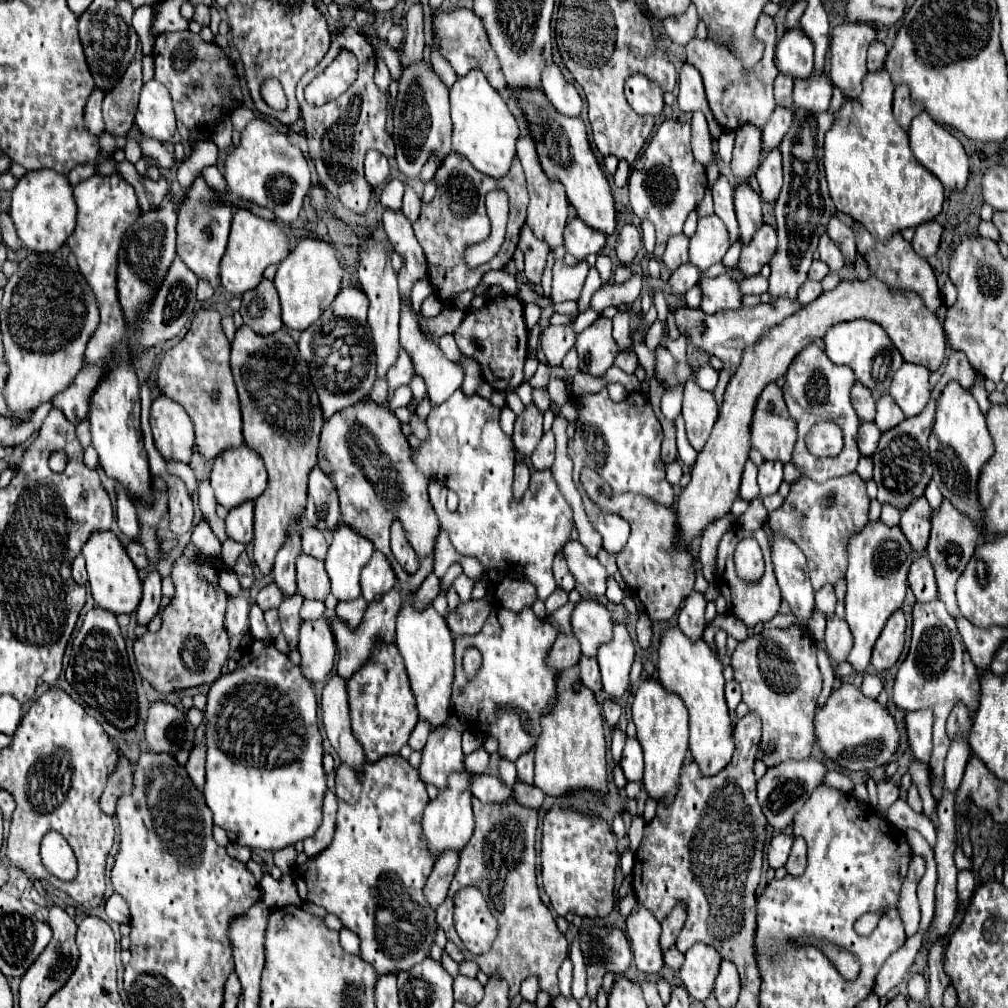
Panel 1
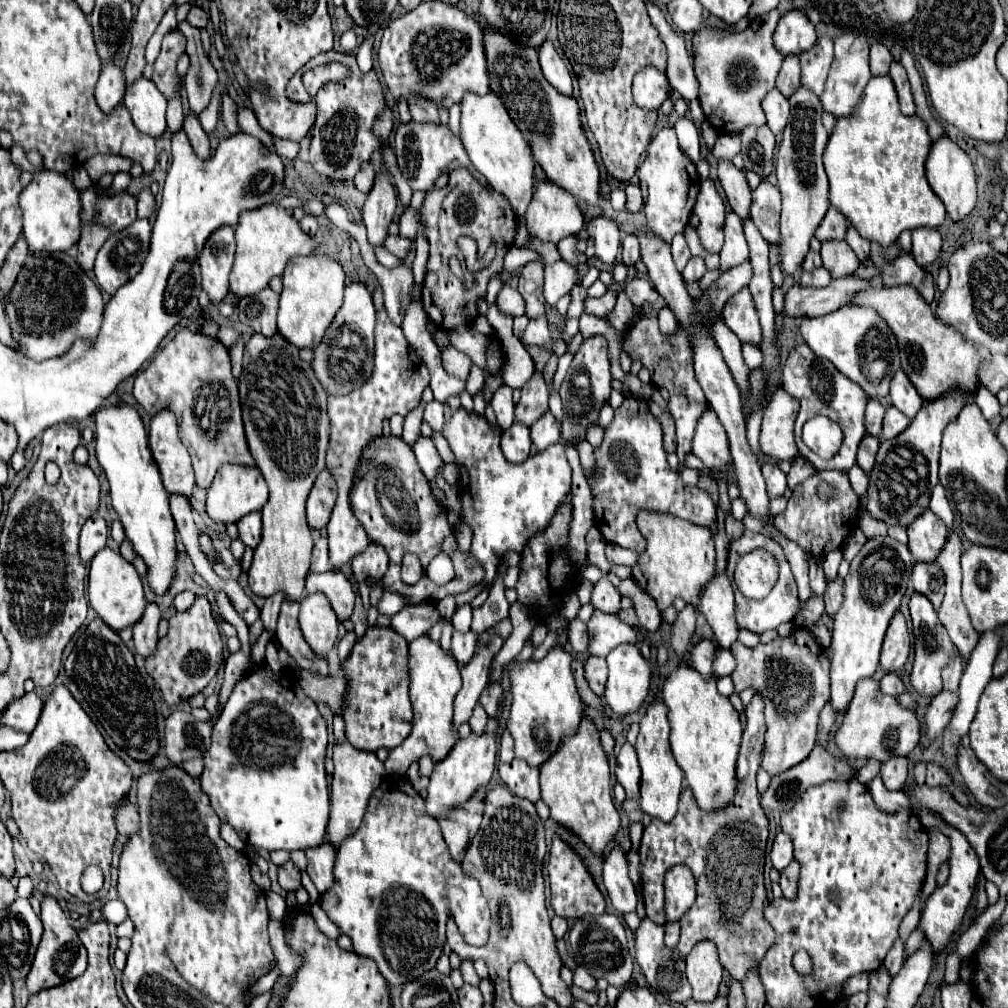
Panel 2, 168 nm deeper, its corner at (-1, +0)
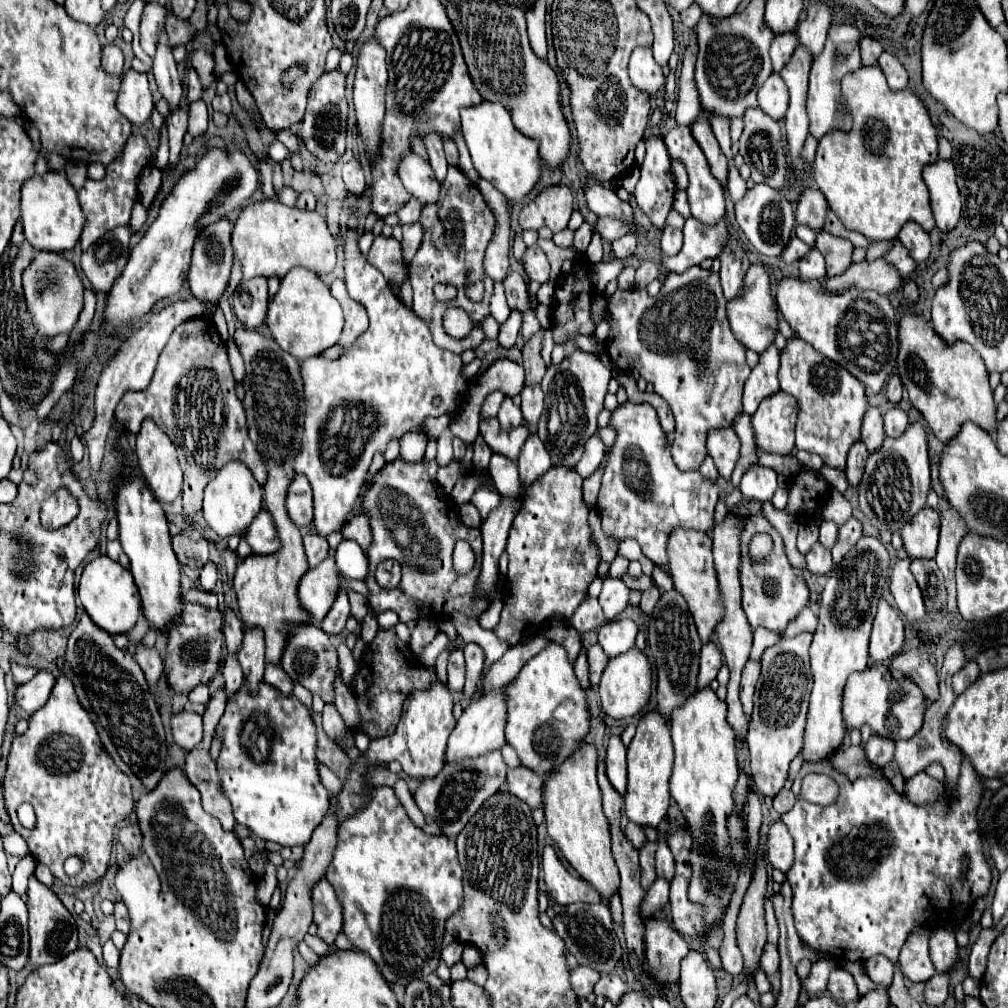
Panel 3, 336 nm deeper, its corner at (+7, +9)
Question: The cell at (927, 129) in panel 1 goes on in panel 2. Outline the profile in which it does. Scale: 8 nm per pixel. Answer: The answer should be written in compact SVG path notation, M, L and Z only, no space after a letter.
M941 137L939 141L933 143L925 167L927 167L929 187L943 201L943 205L947 209L947 217L955 223L967 219L975 207L975 197L977 197L975 173L973 173L973 165L971 165L971 159L967 157L967 153L963 149L959 149L949 137Z

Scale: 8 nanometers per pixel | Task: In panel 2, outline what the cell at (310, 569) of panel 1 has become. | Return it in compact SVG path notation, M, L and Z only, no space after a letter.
M309 573L307 575L307 593L325 593L343 623L345 619L351 619L353 607L355 607L355 593L351 589L351 583L343 573Z

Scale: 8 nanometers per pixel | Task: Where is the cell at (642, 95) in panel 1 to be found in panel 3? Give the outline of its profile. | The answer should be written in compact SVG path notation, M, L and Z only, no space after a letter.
M635 48L629 60L629 78L633 86L647 94L657 94L665 86L665 74L655 64L651 48Z

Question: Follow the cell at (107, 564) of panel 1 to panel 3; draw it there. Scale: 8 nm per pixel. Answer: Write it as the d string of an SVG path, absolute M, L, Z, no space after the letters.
M101 554L83 568L77 592L79 592L79 600L85 608L85 612L103 630L107 630L111 634L127 634L135 626L139 608L141 608L141 598L139 598L137 586L133 582L131 572L127 568L123 568L121 564L117 564L115 560L111 560L109 556Z

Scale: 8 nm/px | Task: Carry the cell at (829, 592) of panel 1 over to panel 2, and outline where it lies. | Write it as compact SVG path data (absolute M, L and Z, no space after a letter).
M835 549L835 551L831 551L831 553L825 555L825 559L823 559L823 569L825 569L825 577L827 577L827 581L831 581L831 579L837 577L837 569L839 569L841 559L843 559L841 549Z

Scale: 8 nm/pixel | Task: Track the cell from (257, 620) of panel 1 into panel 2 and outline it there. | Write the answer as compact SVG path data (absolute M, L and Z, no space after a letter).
M269 643L269 645L267 645L265 663L267 663L267 667L269 667L271 671L275 671L275 673L279 673L279 671L283 669L283 665L281 665L281 661L279 661L279 657L277 657L277 645L275 645L275 643Z

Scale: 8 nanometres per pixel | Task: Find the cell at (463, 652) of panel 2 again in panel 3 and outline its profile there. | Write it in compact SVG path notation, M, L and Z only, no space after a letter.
M453 648L449 652L449 664L447 664L447 686L455 692L463 690L465 684L465 656L463 656L463 648Z

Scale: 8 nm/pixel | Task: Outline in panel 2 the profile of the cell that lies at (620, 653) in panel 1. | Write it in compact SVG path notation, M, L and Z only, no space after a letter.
M619 645L607 655L609 679L605 685L605 701L619 715L635 713L651 685L651 665L643 659L635 645Z

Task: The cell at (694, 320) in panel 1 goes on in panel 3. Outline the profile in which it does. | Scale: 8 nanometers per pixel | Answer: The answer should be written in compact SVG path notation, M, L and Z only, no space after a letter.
M883 258L875 262L851 264L839 276L825 276L821 286L827 292L849 292L849 290L875 290L879 294L889 294L901 286L901 276Z

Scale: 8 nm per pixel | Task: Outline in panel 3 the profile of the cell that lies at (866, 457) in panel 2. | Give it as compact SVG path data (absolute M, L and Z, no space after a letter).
M855 442L849 450L849 456L847 456L847 466L845 466L845 472L847 472L847 480L851 486L857 486L861 476L863 476L863 468L865 468L865 460L869 456L869 450L865 448L863 442Z

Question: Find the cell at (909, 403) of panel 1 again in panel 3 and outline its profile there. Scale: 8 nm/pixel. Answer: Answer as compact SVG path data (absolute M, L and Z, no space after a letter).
M893 374L893 376L887 380L885 390L887 390L887 400L889 400L891 404L897 404L897 402L901 400L901 396L903 396L903 384L901 384L901 380L899 380L897 374Z

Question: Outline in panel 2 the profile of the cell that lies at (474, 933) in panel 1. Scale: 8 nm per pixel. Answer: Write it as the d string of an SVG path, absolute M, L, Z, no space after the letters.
M387 779L375 789L361 827L339 847L335 857L335 887L331 889L335 897L325 897L321 907L351 937L355 953L377 963L379 973L389 985L405 985L435 967L443 953L445 923L449 917L455 919L466 943L483 947L489 939L491 915L479 883L475 877L463 873L461 863L451 857L437 821L425 809L425 801L413 789L409 793L393 791L393 783L395 779Z

